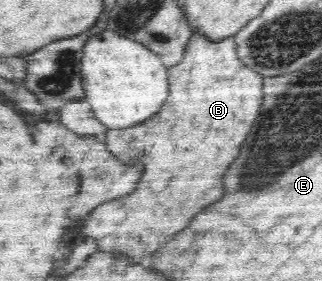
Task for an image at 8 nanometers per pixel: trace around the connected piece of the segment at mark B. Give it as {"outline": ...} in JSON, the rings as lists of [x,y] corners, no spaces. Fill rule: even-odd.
{"outline":[[[194,31],[187,47],[185,47],[185,55],[183,56],[183,59],[181,59],[175,67],[169,67],[169,85],[171,85],[171,87],[169,87],[169,99],[165,99],[163,111],[161,111],[159,115],[153,117],[153,119],[149,119],[149,121],[137,125],[137,127],[132,126],[124,128],[123,130],[108,130],[102,136],[105,146],[107,146],[107,150],[113,153],[119,161],[122,161],[123,163],[135,163],[135,161],[141,161],[141,163],[143,163],[145,169],[143,169],[143,175],[141,175],[141,179],[139,179],[139,183],[145,183],[145,185],[137,185],[137,189],[135,189],[133,193],[119,197],[119,199],[115,199],[115,201],[103,203],[101,207],[97,207],[97,209],[91,211],[89,219],[87,219],[85,225],[81,227],[81,233],[83,233],[85,237],[95,239],[97,249],[99,249],[98,252],[125,255],[131,263],[141,263],[145,255],[157,251],[163,243],[169,243],[169,241],[173,239],[173,235],[179,233],[181,229],[185,229],[185,227],[189,225],[189,221],[191,221],[191,219],[193,219],[203,207],[215,203],[215,201],[221,199],[221,195],[225,193],[225,189],[223,189],[223,175],[225,175],[227,167],[237,159],[237,155],[239,155],[239,151],[241,151],[241,145],[243,145],[247,133],[251,131],[251,125],[255,123],[255,119],[257,119],[257,115],[259,115],[259,107],[261,107],[261,99],[263,99],[263,87],[261,87],[261,83],[263,83],[264,76],[257,75],[255,71],[247,69],[247,67],[239,61],[239,56],[235,53],[235,45],[235,36],[221,39],[221,41],[211,41],[200,31]]]}

